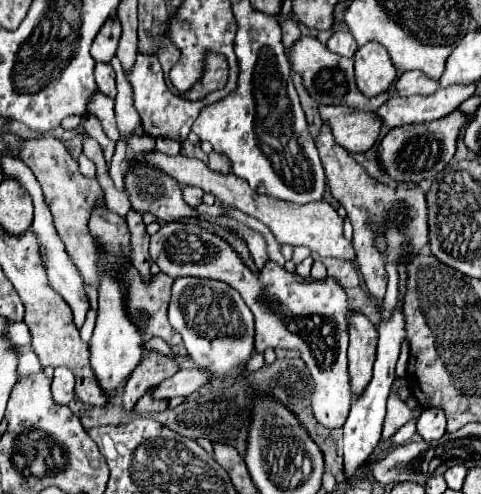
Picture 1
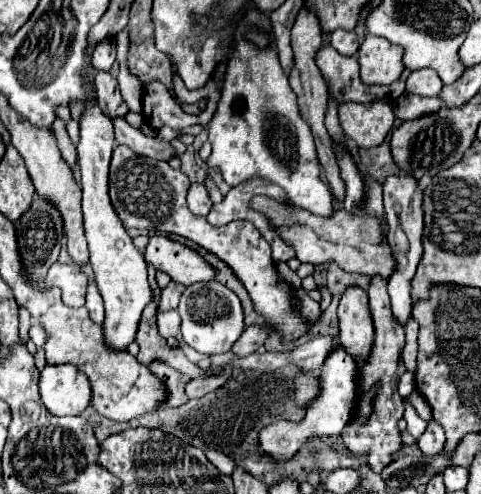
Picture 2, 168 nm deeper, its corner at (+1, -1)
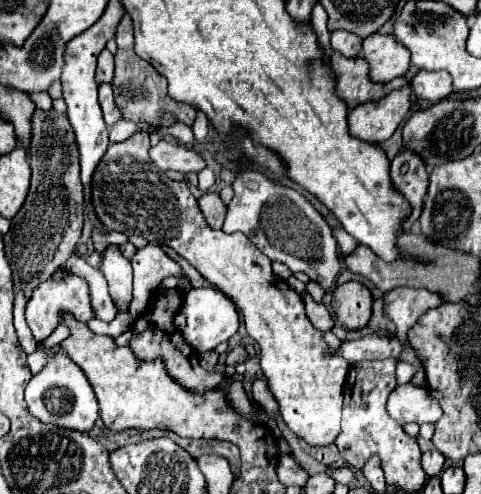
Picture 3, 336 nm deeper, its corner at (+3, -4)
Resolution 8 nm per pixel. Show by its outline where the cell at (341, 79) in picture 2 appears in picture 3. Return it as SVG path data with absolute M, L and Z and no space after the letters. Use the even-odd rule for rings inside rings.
M332 54L330 58L332 68L336 70L336 94L346 100L348 108L356 108L364 102L370 100L380 100L388 96L392 90L398 90L408 84L406 78L394 78L392 82L378 84L372 82L368 76L368 62L358 56L358 58L344 58L342 54Z

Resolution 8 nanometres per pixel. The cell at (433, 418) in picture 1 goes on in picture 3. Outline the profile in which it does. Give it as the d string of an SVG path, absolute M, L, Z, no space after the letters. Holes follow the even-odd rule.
M424 452L422 456L422 470L426 472L426 476L438 476L444 468L444 456L440 452Z

